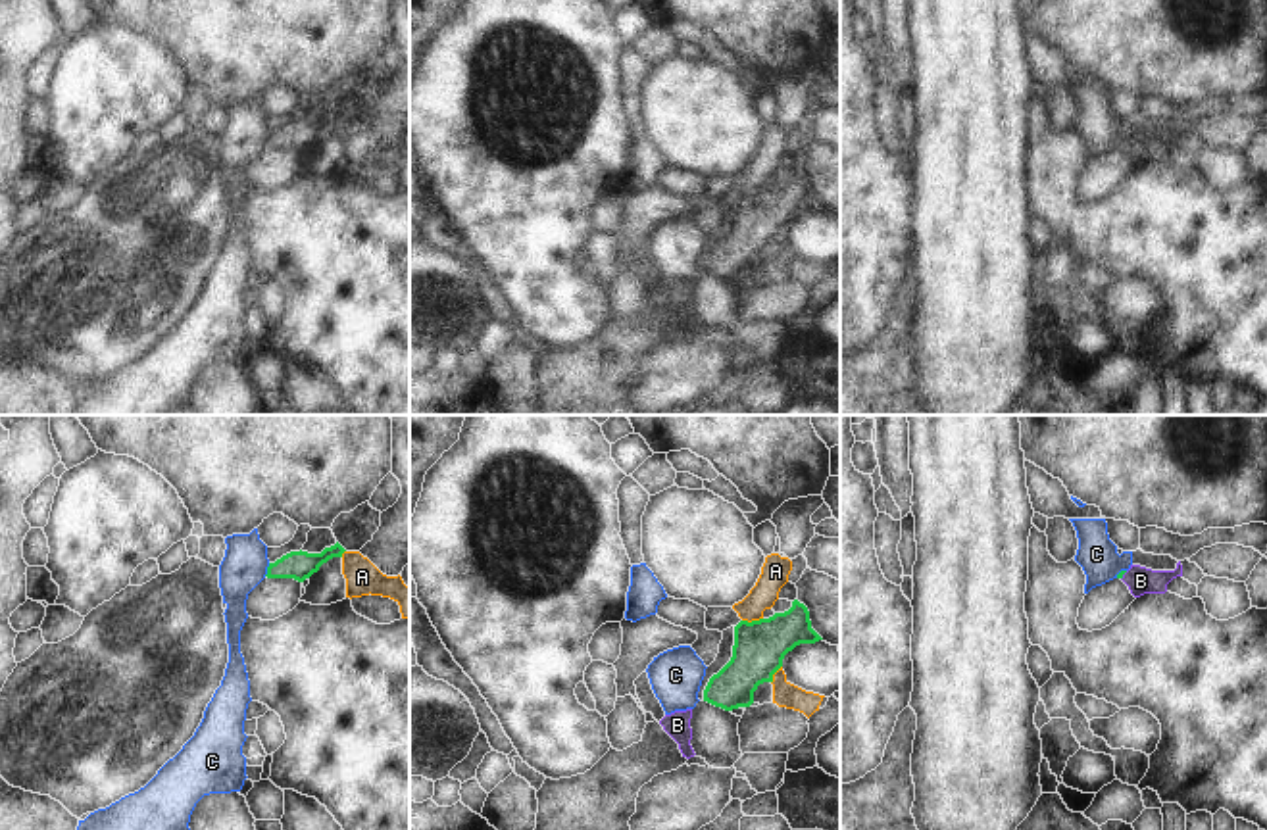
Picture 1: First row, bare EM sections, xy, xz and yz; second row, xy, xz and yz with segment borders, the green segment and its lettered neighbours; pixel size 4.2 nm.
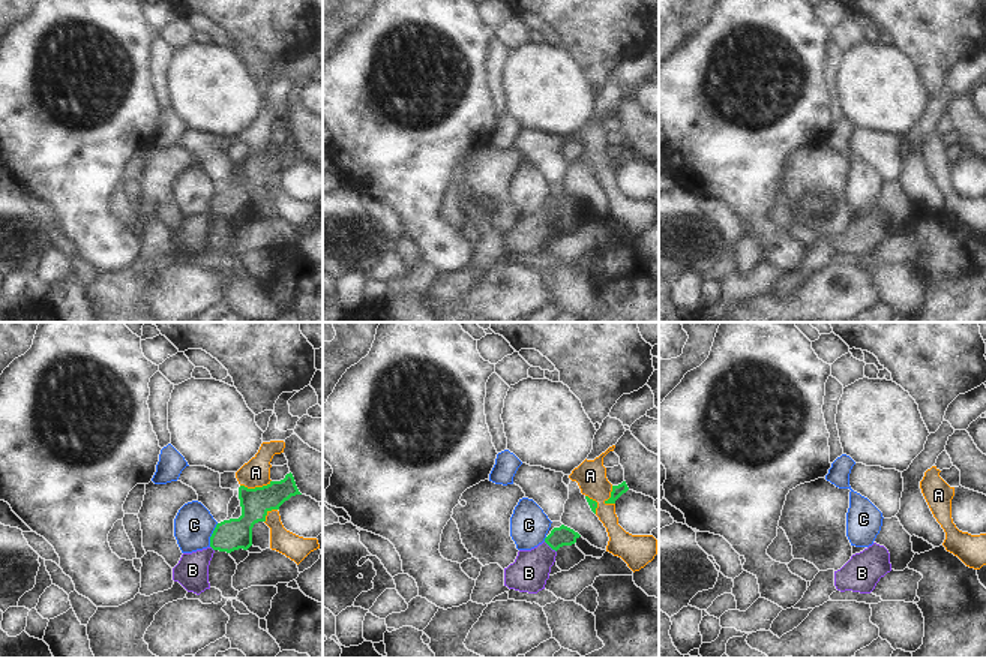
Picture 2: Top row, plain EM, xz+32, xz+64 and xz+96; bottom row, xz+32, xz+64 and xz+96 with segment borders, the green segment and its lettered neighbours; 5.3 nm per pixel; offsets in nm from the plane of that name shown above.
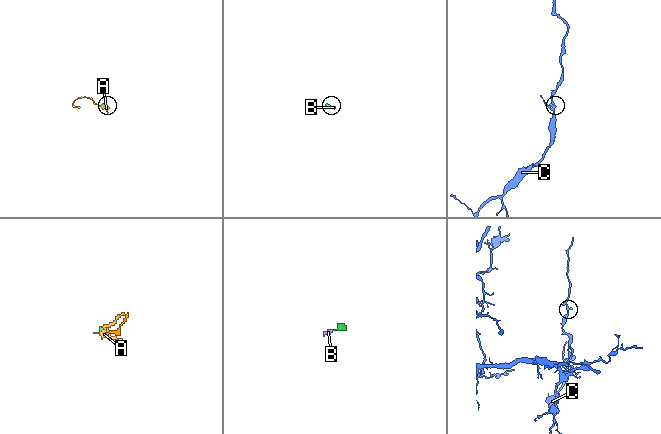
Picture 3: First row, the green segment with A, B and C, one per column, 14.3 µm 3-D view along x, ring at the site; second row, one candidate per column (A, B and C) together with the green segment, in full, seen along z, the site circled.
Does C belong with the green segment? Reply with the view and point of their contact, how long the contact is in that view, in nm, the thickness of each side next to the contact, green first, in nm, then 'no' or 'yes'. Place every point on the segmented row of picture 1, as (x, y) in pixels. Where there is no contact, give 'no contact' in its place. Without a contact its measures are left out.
meets green in xy at (268, 569); contact 60 nm long; 120 nm thick on the green side, 190 nm on the other; no

